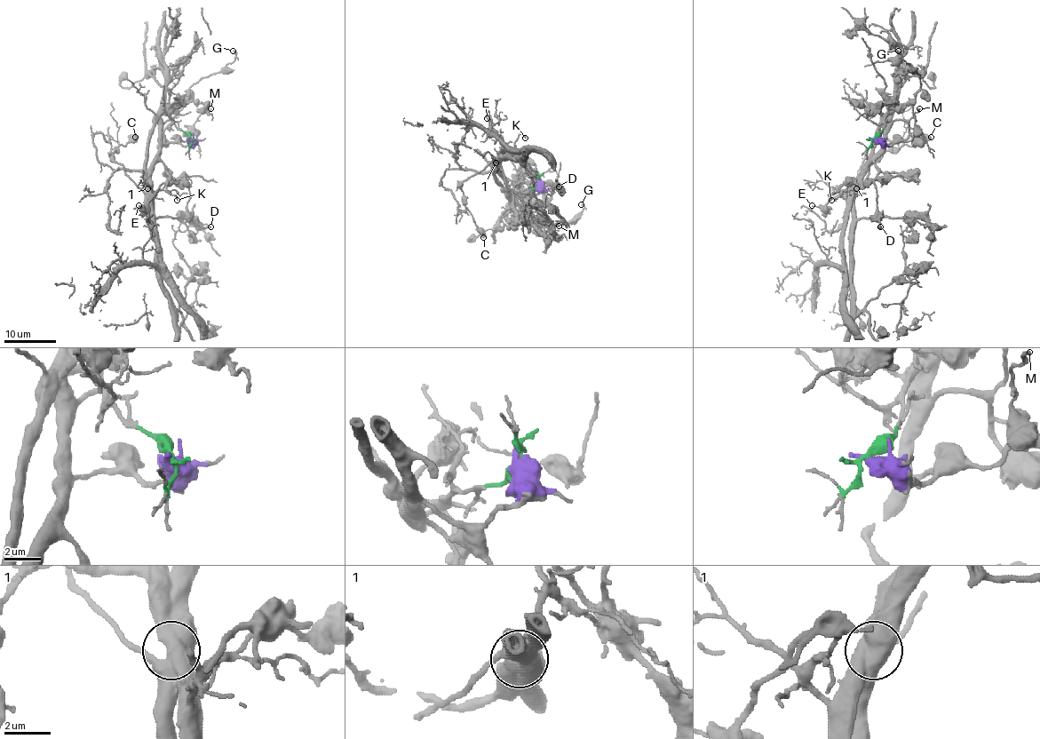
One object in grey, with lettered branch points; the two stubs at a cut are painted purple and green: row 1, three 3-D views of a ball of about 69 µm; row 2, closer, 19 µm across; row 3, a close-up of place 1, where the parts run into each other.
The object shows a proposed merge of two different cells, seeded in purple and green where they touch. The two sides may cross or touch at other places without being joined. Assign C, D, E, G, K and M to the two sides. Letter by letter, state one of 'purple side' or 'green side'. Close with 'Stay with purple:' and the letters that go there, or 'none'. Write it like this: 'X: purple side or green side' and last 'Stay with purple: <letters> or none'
C: purple side
D: purple side
E: purple side
G: purple side
K: purple side
M: purple side
Stay with purple: C, D, E, G, K, M

